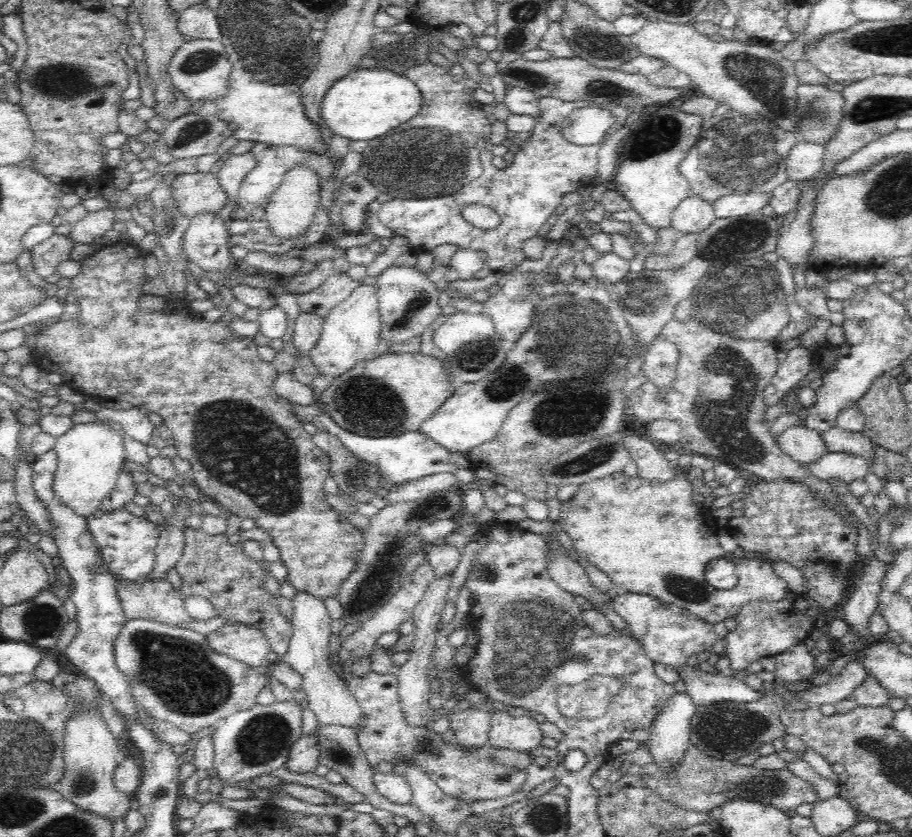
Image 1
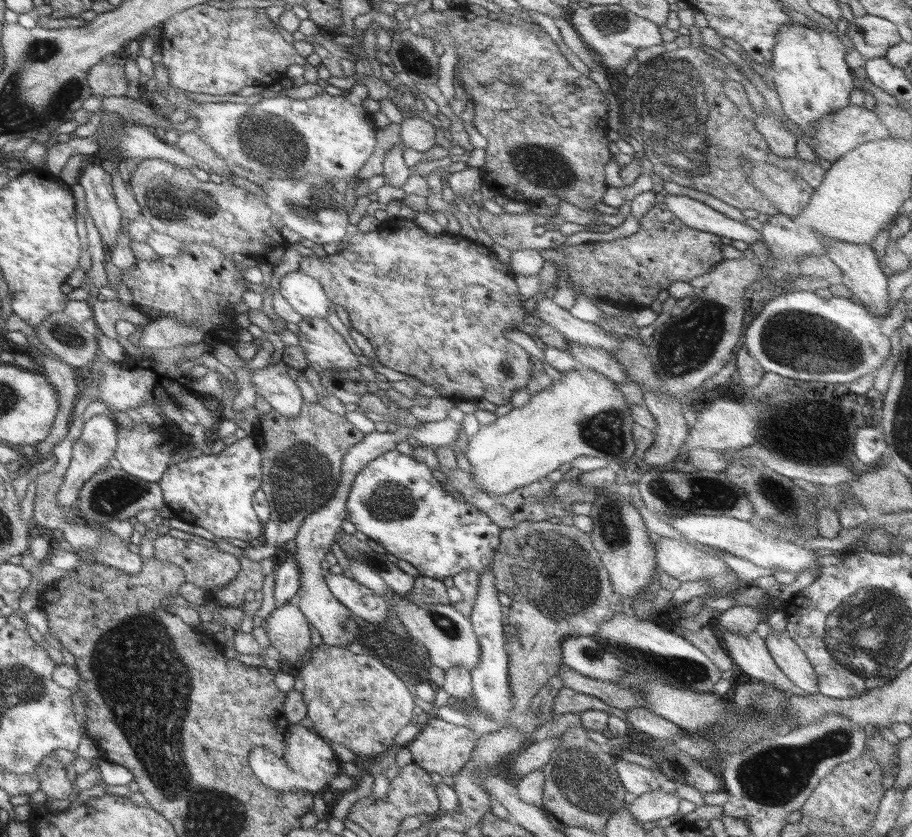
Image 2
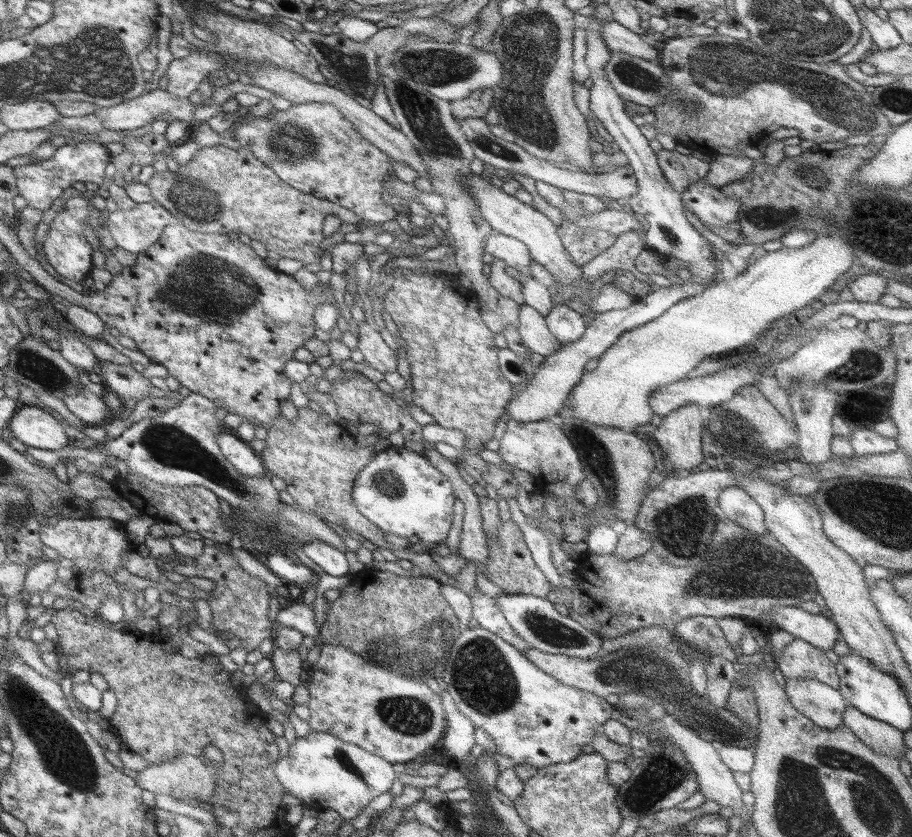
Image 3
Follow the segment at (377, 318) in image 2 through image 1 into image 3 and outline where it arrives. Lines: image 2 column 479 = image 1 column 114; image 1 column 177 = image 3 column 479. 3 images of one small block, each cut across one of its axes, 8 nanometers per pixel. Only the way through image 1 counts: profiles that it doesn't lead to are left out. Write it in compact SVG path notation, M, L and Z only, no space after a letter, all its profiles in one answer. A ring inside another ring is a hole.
M393 268L393 270L389 270L389 274L393 276L393 284L391 284L391 288L385 292L381 304L383 304L383 310L385 310L385 312L391 316L391 320L397 324L397 332L399 332L401 340L405 342L403 352L405 352L405 360L407 360L407 364L409 364L409 374L411 374L411 378L409 378L409 382L407 382L407 384L411 384L411 404L417 406L417 408L421 408L423 412L427 412L439 426L443 426L443 428L453 428L453 430L461 430L461 432L467 436L467 444L465 444L463 448L469 450L469 452L473 452L473 454L477 454L479 450L483 450L481 444L485 444L487 440L493 438L493 428L495 428L495 424L497 424L497 418L499 418L501 414L505 414L505 408L507 408L509 400L513 398L513 384L511 384L509 380L505 380L505 376L501 376L501 372L499 372L499 368L497 368L497 348L495 348L495 344L493 344L493 332L491 332L491 330L485 326L485 322L479 318L479 312L477 312L477 310L467 310L469 294L459 294L459 292L457 292L457 290L459 290L459 284L457 284L459 280L451 280L451 278L441 280L441 274L435 274L435 272L423 274L423 272L419 272L419 270L407 270L407 268Z

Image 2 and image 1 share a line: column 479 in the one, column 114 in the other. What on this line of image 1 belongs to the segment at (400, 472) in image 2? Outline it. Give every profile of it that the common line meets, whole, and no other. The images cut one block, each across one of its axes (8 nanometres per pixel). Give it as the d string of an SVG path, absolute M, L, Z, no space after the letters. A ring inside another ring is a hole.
M96 510L94 514L88 516L88 528L96 542L102 548L102 556L110 570L116 574L118 580L136 584L148 580L150 572L154 570L156 562L156 546L158 546L158 526L150 524L146 518L138 518L126 510L118 512L102 512Z

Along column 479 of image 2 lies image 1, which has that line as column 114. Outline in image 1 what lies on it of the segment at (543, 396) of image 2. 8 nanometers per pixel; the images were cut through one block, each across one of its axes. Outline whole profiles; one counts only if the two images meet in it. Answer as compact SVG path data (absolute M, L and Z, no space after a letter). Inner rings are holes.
M102 422L90 424L74 424L64 436L56 442L56 456L58 456L58 470L54 478L54 494L60 498L72 512L90 516L100 510L104 498L116 488L118 476L124 472L122 466L128 464L126 458L126 442L124 436L112 426Z

